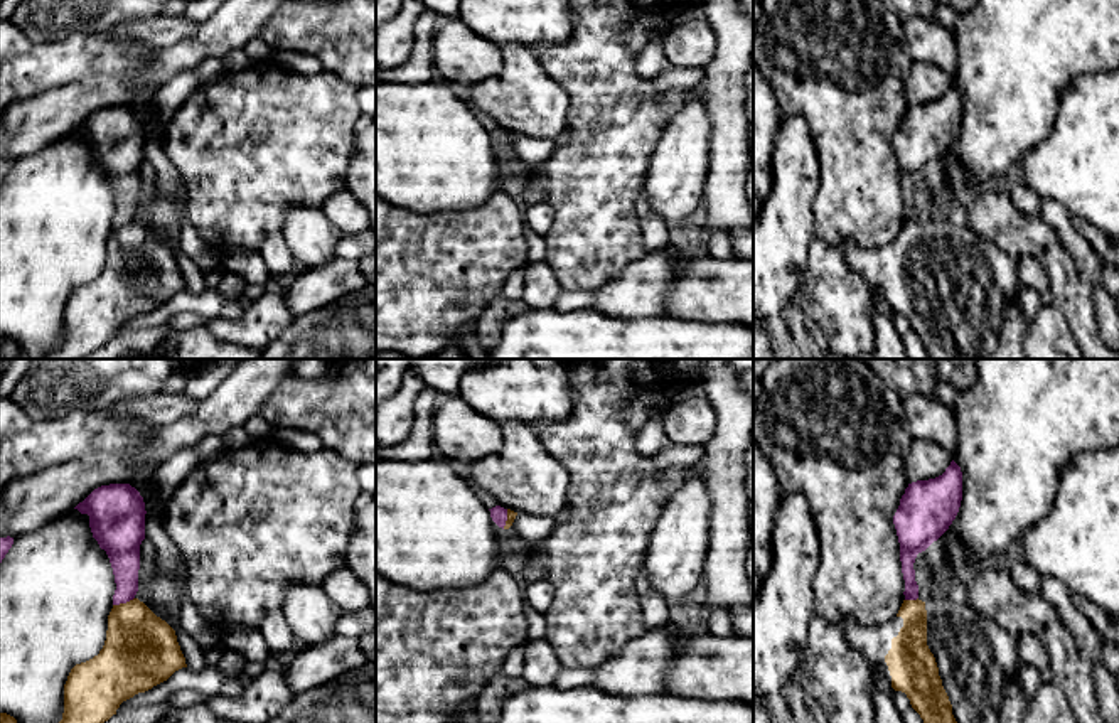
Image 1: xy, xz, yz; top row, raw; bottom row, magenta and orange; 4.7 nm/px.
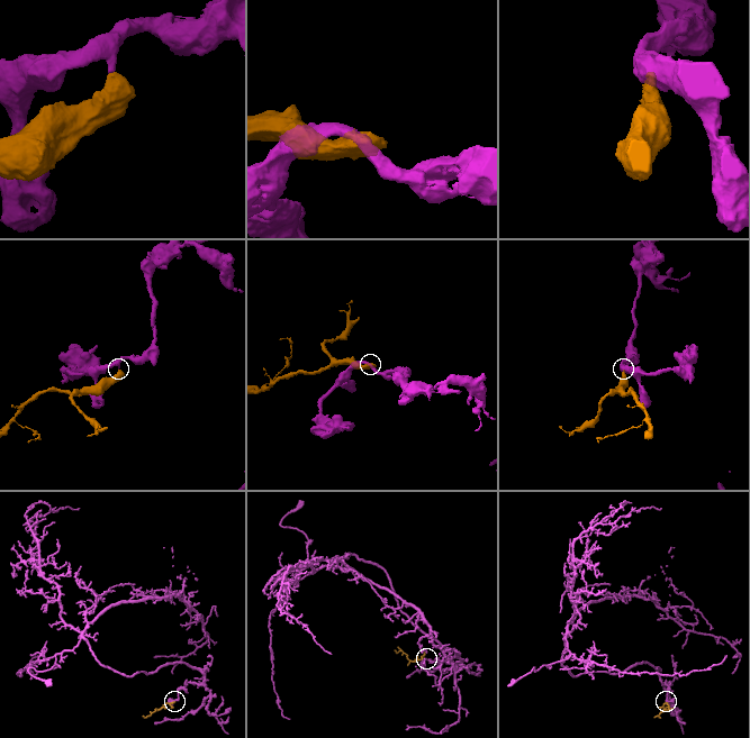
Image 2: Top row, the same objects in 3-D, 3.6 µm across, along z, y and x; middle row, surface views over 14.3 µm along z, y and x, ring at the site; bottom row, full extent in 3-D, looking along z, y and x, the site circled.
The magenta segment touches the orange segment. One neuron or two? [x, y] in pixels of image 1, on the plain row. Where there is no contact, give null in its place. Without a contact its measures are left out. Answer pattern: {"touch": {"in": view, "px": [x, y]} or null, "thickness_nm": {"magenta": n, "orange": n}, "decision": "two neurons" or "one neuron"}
{"touch": {"in": "xy", "px": [123, 224]}, "thickness_nm": {"magenta": 160, "orange": 360}, "decision": "two neurons"}

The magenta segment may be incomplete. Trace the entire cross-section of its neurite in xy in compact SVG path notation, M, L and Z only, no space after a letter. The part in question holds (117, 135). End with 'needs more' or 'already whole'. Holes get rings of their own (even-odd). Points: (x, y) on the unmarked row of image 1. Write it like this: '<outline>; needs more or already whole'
M130 106L94 111L74 131L89 138L89 150L106 174L116 212L113 228L126 226L138 214L140 167L145 162L145 125Z; already whole

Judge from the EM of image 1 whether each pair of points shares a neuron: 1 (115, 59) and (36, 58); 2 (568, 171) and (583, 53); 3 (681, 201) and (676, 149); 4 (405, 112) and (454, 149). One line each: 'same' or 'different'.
1: same
2: same
3: same
4: same

